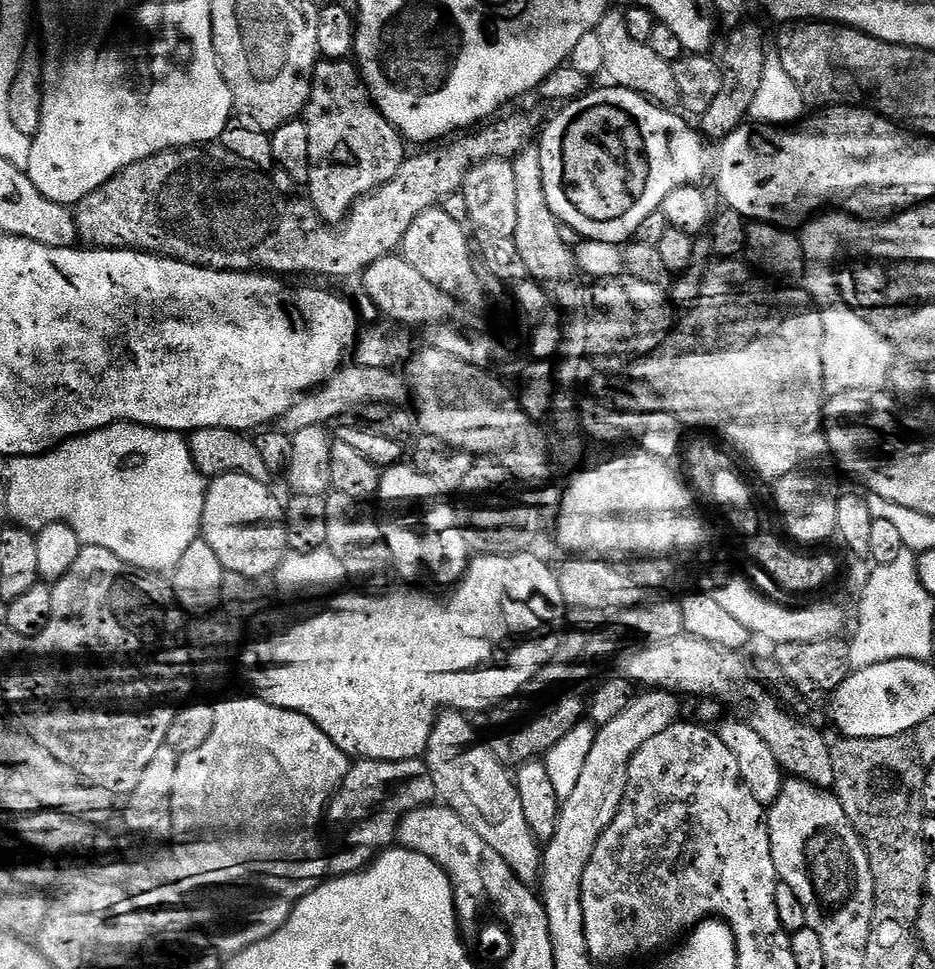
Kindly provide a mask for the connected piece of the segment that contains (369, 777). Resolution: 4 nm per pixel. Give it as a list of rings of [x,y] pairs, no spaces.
[[[357,759],[349,767],[326,813],[326,828],[332,831],[330,844],[336,847],[328,856],[331,875],[349,876],[367,868],[377,850],[387,849],[396,840],[396,827],[401,818],[436,799],[434,778],[430,778],[428,765],[423,759]]]

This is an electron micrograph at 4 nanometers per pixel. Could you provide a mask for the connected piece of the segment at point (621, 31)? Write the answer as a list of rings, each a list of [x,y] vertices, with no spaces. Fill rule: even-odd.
[[[609,10],[598,22],[596,33],[602,41],[605,77],[609,76],[611,83],[617,88],[628,88],[640,96],[647,96],[661,106],[672,106],[679,101],[678,86],[674,79],[672,64],[666,58],[658,58],[648,44],[634,42],[626,31],[626,18],[623,11]]]

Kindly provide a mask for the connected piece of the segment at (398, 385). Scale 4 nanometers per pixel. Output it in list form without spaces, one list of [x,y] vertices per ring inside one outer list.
[[[355,366],[341,367],[335,376],[331,376],[325,384],[301,396],[295,406],[282,417],[282,428],[286,433],[306,430],[306,426],[328,426],[339,421],[339,416],[347,412],[355,413],[362,404],[403,405],[410,396],[410,389],[403,375],[391,368],[357,368]]]

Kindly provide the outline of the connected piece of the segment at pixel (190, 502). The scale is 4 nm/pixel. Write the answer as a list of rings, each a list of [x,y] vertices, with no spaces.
[[[111,424],[109,428],[100,428],[97,432],[85,432],[75,440],[65,440],[63,444],[46,452],[42,456],[18,456],[8,464],[8,516],[21,528],[39,530],[48,524],[69,524],[78,534],[81,545],[102,546],[110,550],[126,563],[140,568],[143,572],[157,574],[175,573],[178,562],[182,562],[182,554],[190,550],[190,546],[201,535],[200,523],[204,509],[204,495],[208,493],[209,481],[194,466],[194,458],[188,449],[187,439],[179,432],[164,432],[160,428],[147,428],[141,424]]]

